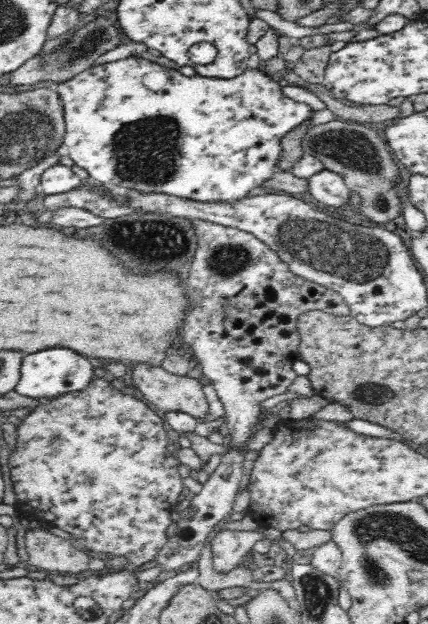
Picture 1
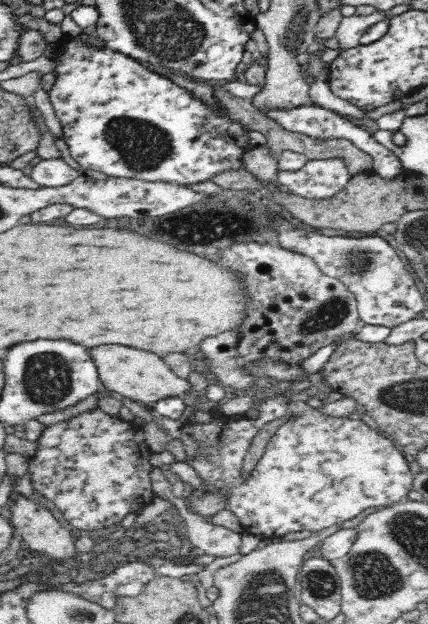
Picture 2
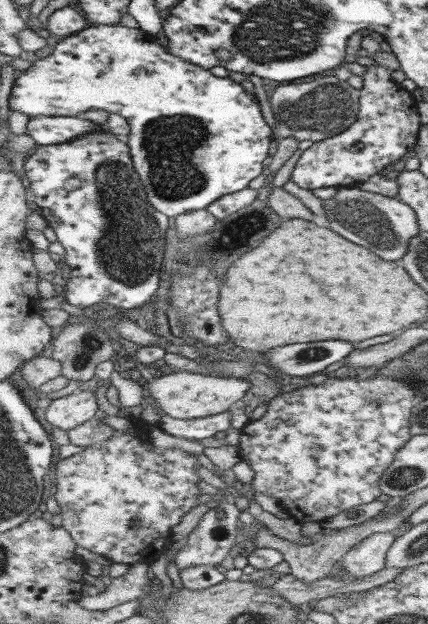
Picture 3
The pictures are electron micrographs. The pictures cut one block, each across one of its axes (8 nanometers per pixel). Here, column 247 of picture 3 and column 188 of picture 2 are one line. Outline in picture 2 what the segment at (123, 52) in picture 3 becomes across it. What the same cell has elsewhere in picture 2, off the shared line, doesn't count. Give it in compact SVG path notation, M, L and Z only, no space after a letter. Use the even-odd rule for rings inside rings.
M62 37L63 43L60 43L61 51L59 55L55 56L55 63L57 67L54 72L56 74L55 83L50 90L50 101L52 102L56 116L63 126L63 139L68 144L68 150L70 154L78 164L80 164L82 170L98 171L108 175L110 177L116 177L117 179L132 178L136 180L145 180L148 182L165 182L174 183L174 185L180 185L181 187L192 186L192 184L198 184L198 182L208 182L215 176L225 173L226 171L239 171L245 169L245 162L243 156L248 152L248 132L250 128L247 128L243 122L234 120L229 115L229 110L226 105L220 103L220 107L225 108L226 114L216 114L214 110L210 110L200 98L194 98L188 90L182 88L182 86L176 86L174 82L150 72L148 68L140 66L137 59L126 56L118 51L113 51L107 46L92 46L81 40L72 38L70 40Z

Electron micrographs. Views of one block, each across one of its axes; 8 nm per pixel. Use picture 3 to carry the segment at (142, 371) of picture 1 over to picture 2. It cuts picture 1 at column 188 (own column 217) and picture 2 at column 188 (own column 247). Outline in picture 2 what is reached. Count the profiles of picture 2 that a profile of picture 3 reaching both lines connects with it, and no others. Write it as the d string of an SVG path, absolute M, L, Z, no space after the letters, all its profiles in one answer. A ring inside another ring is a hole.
M108 344L90 350L101 380L106 389L117 392L120 397L132 401L142 401L147 406L168 397L180 397L188 394L192 388L188 379L179 377L170 367L168 359L153 352L142 352L136 348L126 348L120 344Z

